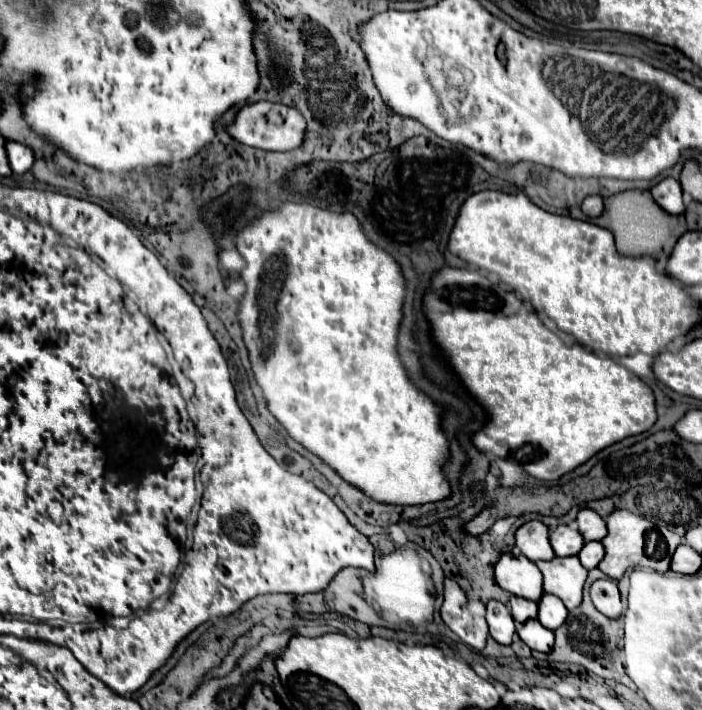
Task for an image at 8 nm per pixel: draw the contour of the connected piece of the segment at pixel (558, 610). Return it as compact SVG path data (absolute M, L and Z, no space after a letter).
M543 594L539 600L537 620L549 630L557 630L565 622L565 618L567 618L567 608L563 606L563 602L557 596Z

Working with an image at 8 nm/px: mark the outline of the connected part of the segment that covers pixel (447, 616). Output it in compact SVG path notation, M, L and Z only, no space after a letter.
M443 580L443 606L441 606L441 618L453 630L469 648L481 652L487 642L487 622L483 616L475 616L467 608L467 594L463 588L453 580Z

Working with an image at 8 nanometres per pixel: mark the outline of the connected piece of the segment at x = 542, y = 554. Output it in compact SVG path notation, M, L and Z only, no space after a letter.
M531 520L527 524L523 524L517 534L517 548L523 556L527 556L531 562L539 562L539 560L551 560L553 548L549 544L549 530L543 522L539 520Z

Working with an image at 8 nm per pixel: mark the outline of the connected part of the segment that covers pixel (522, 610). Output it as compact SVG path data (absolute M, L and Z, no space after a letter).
M511 596L509 600L509 608L511 608L511 616L515 622L525 622L525 620L531 620L537 616L537 604L531 602L531 600L525 600L525 598L519 598L519 596Z

